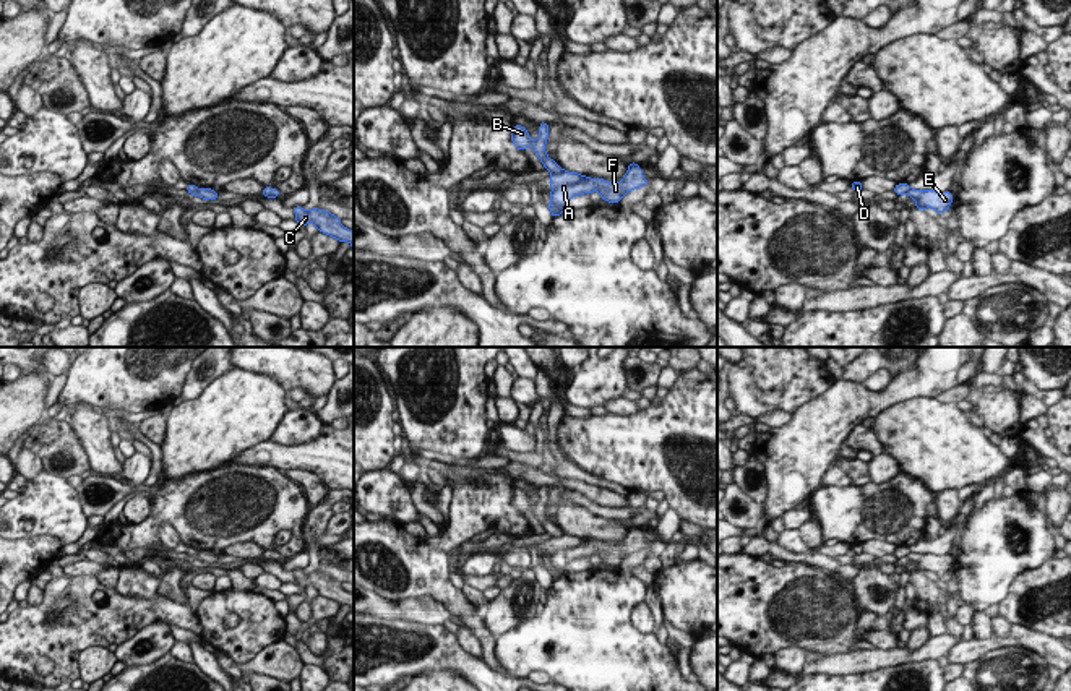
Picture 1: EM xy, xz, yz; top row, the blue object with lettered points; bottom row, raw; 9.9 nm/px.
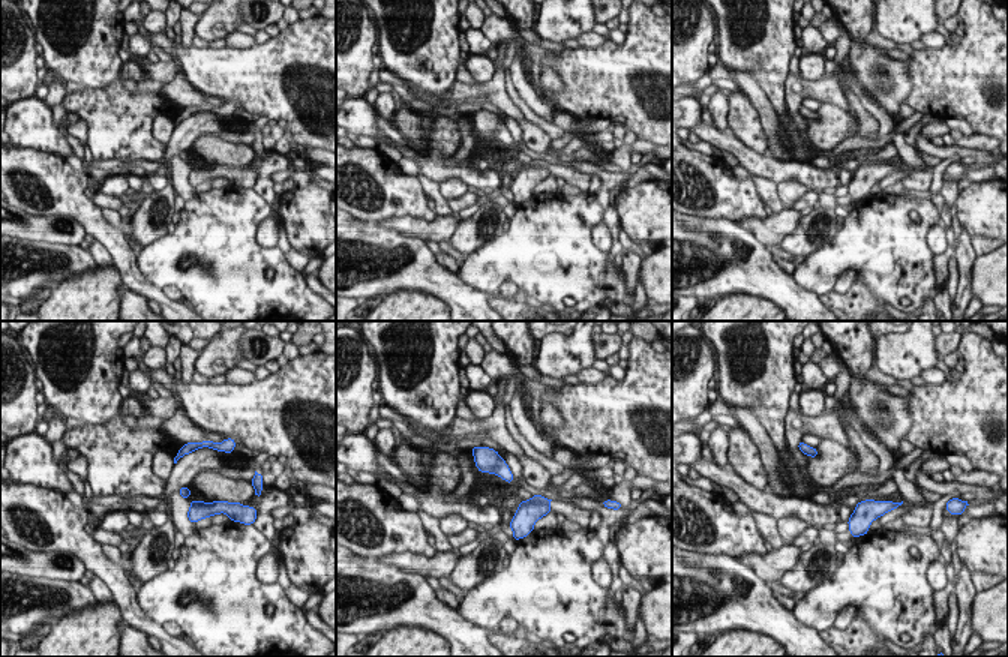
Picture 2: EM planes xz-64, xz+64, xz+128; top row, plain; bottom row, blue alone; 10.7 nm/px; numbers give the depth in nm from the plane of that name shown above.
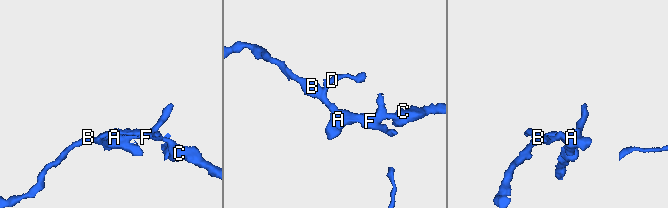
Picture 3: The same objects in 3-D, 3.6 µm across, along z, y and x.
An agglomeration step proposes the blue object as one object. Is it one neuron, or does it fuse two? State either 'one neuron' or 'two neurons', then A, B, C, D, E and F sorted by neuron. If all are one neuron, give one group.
two neurons | A C E F / B D

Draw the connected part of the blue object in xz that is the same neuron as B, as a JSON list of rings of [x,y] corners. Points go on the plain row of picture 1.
[[[539,485],[539,488],[540,498],[536,504],[527,498],[527,491],[514,488],[511,496],[511,506],[521,514],[531,509],[547,534],[550,534],[552,537],[561,537],[563,532],[555,524],[552,524],[545,516],[548,487]]]

